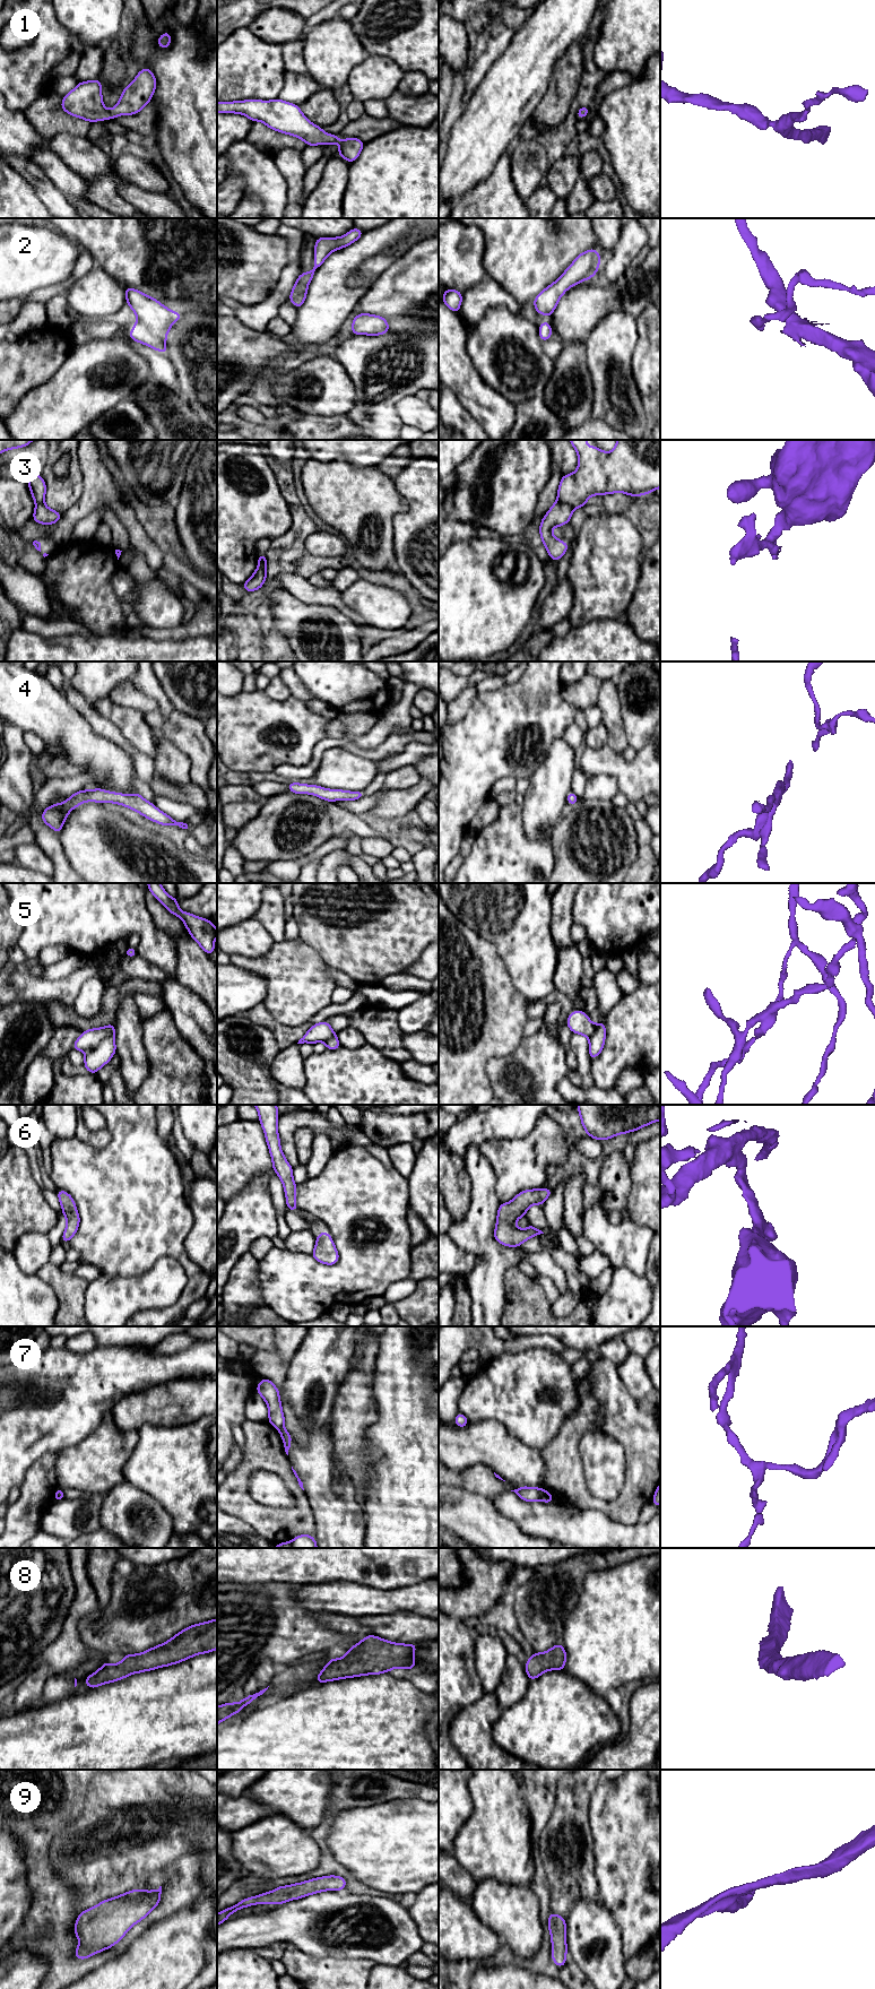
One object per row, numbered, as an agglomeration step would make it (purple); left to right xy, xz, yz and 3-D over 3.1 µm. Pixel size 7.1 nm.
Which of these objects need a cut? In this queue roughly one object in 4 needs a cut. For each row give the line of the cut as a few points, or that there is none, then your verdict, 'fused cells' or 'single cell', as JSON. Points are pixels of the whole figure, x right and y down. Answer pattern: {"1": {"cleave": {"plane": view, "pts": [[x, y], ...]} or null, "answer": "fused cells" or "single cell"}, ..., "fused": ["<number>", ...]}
{"1": {"cleave": null, "answer": "single cell"}, "2": {"cleave": null, "answer": "single cell"}, "3": {"cleave": {"plane": "yz", "pts": [[557, 500], [573, 508]]}, "answer": "fused cells"}, "4": {"cleave": null, "answer": "single cell"}, "5": {"cleave": {"plane": "xy", "pts": [[114, 1031], [107, 1035], [94, 1048], [85, 1052]]}, "answer": "fused cells"}, "6": {"cleave": null, "answer": "single cell"}, "7": {"cleave": {"plane": "yz", "pts": [[539, 1488], [540, 1498]]}, "answer": "fused cells"}, "8": {"cleave": null, "answer": "single cell"}, "9": {"cleave": null, "answer": "single cell"}, "fused": ["3", "5", "7"]}

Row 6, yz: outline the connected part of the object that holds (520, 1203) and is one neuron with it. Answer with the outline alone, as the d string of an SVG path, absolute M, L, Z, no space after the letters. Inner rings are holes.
M553 1188L525 1190L516 1195L511 1202L500 1203L494 1229L495 1240L504 1246L519 1247L527 1239L544 1234L531 1223L527 1229L519 1229L516 1227L516 1221L520 1217L527 1219L528 1208L532 1204L544 1204L552 1192Z

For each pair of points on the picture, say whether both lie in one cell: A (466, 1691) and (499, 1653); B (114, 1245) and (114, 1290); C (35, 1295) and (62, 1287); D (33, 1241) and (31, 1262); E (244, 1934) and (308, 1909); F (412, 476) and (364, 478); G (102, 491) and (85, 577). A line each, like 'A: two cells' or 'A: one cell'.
A: two cells
B: two cells
C: two cells
D: one cell
E: one cell
F: two cells
G: two cells

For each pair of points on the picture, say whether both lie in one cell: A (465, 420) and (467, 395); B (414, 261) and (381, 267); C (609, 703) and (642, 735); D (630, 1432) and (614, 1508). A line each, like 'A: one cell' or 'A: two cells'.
A: two cells
B: two cells
C: two cells
D: one cell

